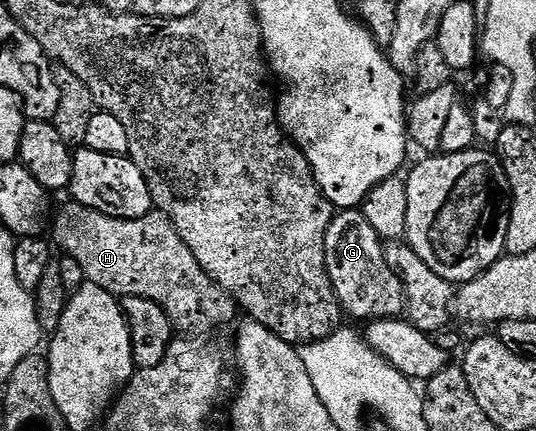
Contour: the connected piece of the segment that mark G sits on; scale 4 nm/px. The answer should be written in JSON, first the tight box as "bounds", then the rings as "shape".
{"bounds":[325,209,406,320],"shape":[[[360,209],[334,213],[325,233],[325,267],[342,311],[353,318],[376,320],[406,313],[405,289],[396,270],[387,264],[383,239]]]}

